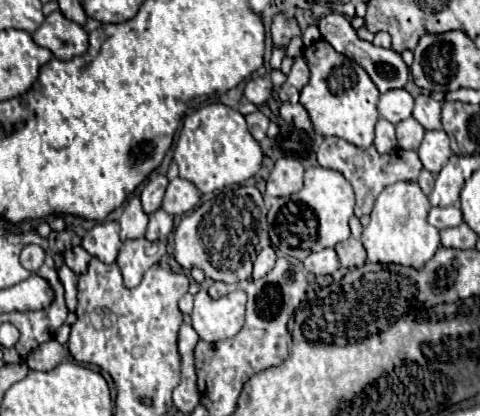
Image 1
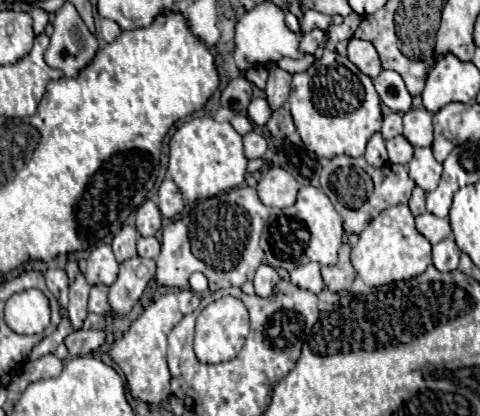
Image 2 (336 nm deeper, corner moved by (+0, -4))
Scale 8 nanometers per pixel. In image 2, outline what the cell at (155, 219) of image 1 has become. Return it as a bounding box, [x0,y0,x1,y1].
[138,236,160,258]

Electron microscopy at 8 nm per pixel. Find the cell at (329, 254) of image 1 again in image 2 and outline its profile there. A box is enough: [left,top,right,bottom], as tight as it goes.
[290,264,324,294]

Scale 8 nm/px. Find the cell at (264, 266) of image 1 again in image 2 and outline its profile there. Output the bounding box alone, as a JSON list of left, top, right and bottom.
[254,264,280,298]

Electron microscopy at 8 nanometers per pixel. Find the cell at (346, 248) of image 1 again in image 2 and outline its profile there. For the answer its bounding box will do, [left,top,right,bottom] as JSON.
[322,244,356,292]

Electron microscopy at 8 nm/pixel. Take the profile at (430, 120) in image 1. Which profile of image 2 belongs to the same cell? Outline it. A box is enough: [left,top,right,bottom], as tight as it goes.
[402,108,432,148]

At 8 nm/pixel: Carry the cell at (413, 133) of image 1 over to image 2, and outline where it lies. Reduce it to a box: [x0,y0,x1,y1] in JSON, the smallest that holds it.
[386,136,414,164]

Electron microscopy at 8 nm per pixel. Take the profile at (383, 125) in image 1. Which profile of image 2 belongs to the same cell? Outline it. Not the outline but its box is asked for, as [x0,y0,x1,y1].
[364,132,388,166]

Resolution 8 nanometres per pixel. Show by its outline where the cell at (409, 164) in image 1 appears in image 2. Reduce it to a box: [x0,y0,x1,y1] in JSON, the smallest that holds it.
[320,156,416,234]

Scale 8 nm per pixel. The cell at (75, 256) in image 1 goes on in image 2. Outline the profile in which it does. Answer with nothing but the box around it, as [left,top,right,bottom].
[66,274,90,330]

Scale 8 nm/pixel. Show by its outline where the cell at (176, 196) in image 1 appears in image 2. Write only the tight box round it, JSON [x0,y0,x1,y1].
[158,178,184,218]

